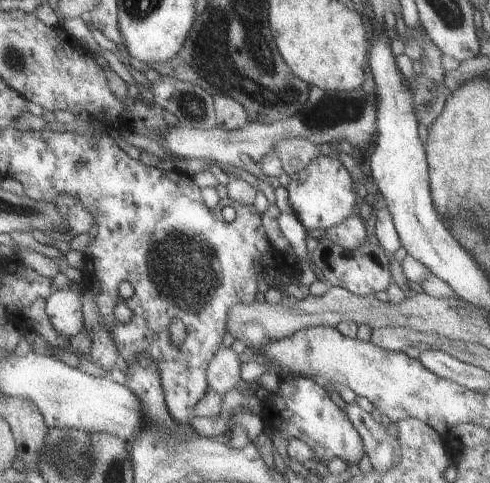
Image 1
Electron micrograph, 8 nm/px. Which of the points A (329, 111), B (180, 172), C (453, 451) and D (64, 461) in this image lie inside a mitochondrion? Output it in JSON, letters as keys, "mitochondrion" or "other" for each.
{"A":"mitochondrion","B":"other","C":"other","D":"mitochondrion"}

